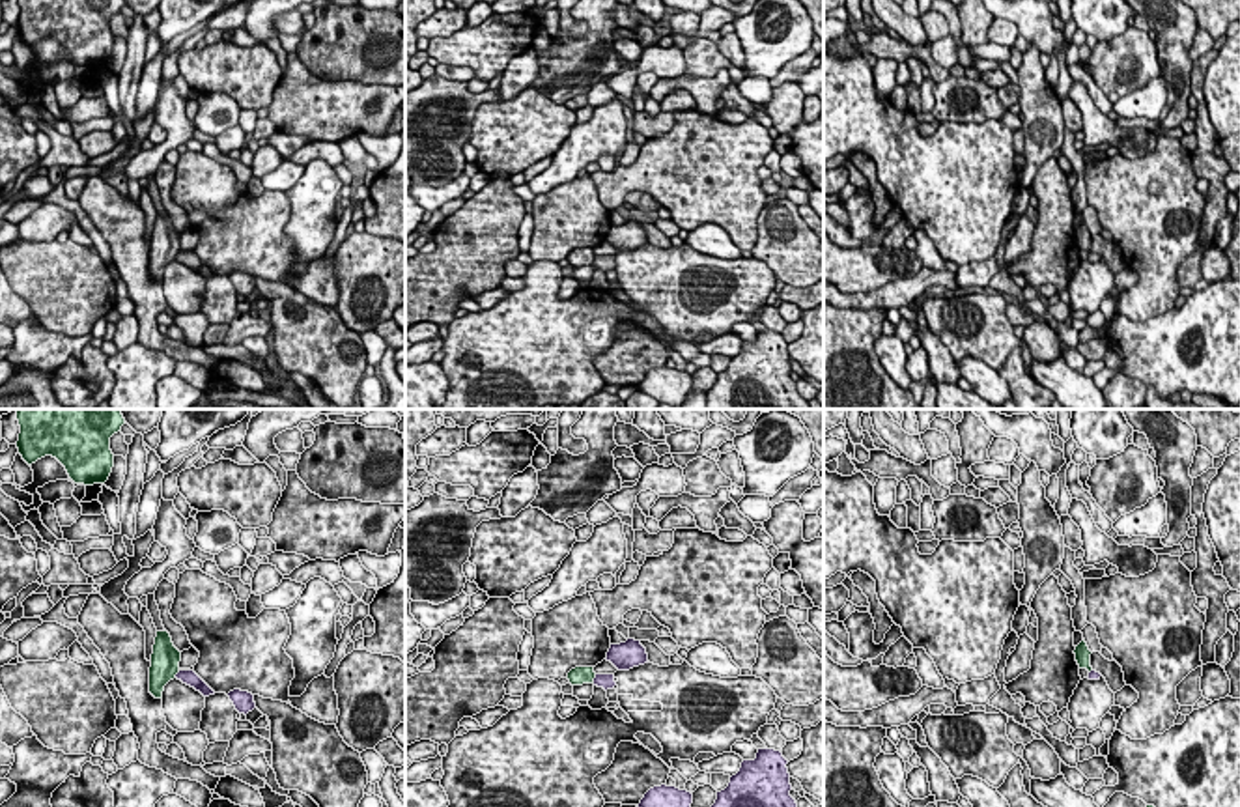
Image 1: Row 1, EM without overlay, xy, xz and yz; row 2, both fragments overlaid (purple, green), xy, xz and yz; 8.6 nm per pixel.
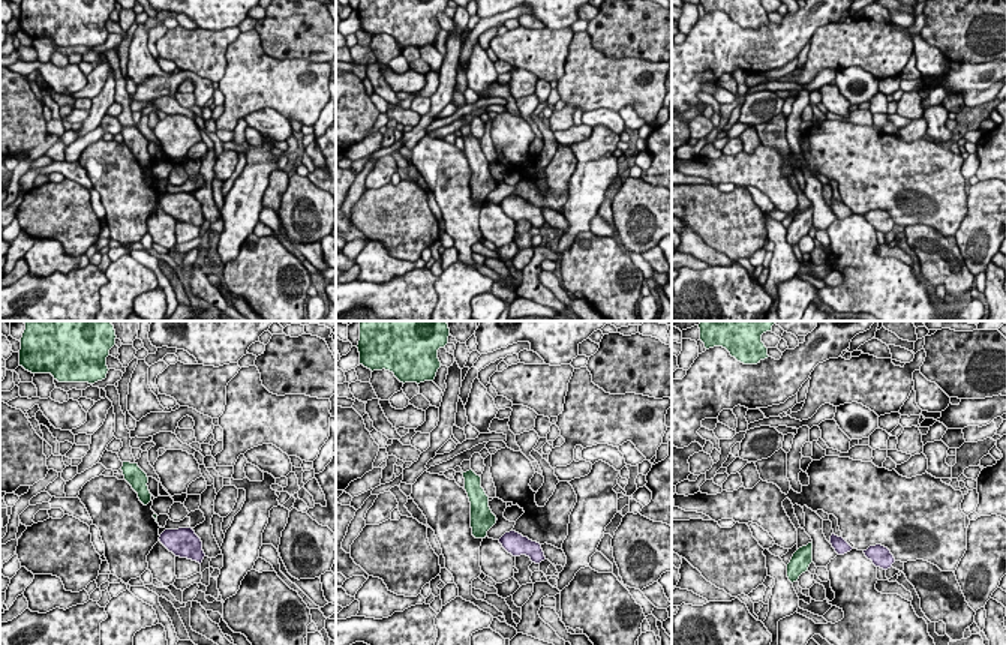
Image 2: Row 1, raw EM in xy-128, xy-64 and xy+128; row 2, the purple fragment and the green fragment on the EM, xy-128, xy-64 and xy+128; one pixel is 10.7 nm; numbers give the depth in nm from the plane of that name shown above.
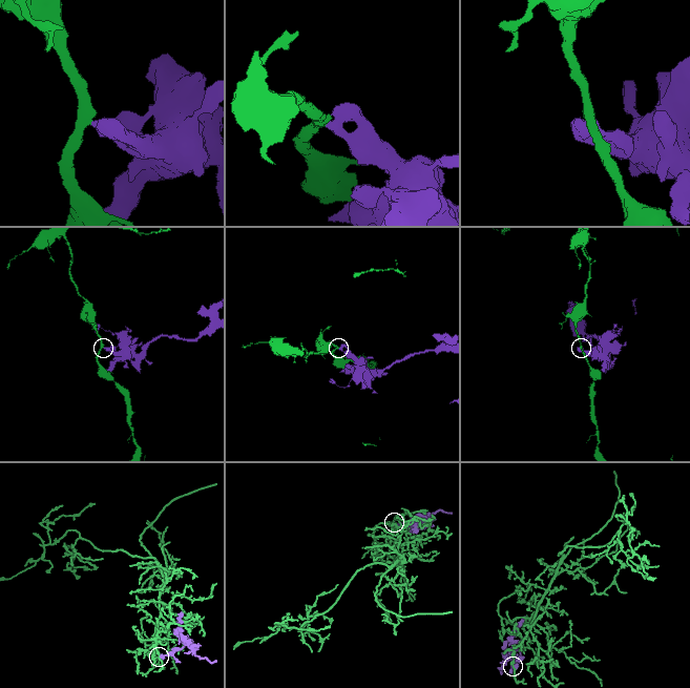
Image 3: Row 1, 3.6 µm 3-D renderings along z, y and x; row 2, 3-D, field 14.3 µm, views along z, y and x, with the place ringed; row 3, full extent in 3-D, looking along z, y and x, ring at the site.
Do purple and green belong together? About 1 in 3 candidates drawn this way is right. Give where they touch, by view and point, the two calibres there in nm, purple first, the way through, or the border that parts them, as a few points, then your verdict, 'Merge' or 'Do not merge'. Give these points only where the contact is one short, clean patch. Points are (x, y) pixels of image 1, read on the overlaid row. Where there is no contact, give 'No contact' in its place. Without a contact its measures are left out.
Touches purple at xz (594, 679). Thickness 130 nm (purple) against 160 nm. Boundary: xz (596, 675), (592, 682). Do not merge

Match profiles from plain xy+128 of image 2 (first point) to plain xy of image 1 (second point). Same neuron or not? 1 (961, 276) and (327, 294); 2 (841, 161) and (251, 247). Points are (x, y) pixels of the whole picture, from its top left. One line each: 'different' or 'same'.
1: different
2: same

